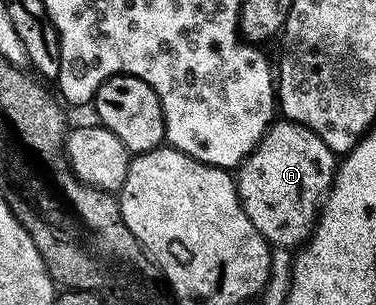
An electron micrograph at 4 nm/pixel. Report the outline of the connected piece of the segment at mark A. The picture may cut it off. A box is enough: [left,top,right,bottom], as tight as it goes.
[234,118,336,250]

